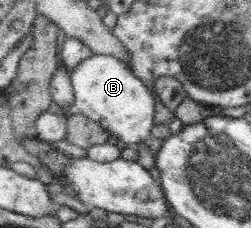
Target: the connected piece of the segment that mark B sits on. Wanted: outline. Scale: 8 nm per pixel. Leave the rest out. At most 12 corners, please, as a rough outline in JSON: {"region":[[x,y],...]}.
{"region":[[94,54],[69,72],[74,112],[137,148],[155,101],[119,59]]}

